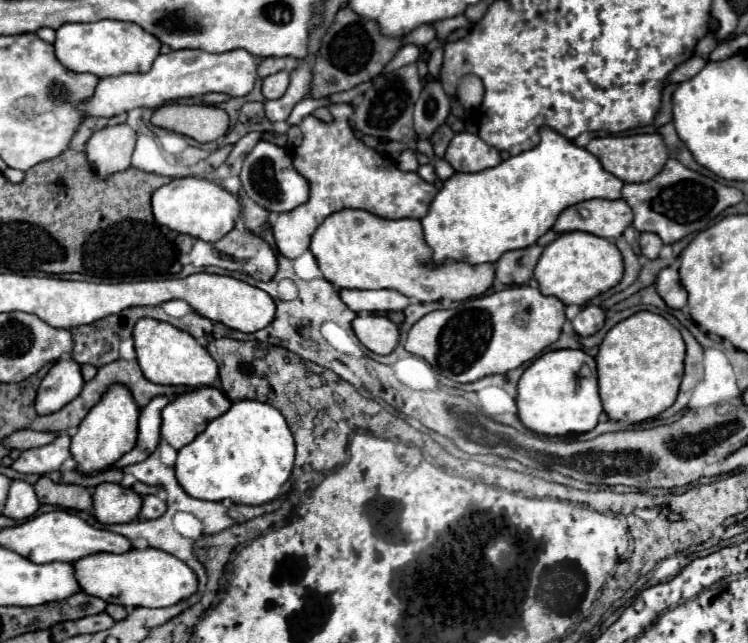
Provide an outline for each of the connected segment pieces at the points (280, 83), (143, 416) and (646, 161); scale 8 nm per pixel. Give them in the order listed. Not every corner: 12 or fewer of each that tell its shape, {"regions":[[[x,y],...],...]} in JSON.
{"regions":[[[288,71],[268,75],[262,83],[266,99],[280,99],[288,89]],[[154,397],[142,411],[138,441],[116,467],[144,461],[160,441],[162,409],[170,397]],[[658,133],[592,139],[586,149],[624,183],[668,161]]]}

